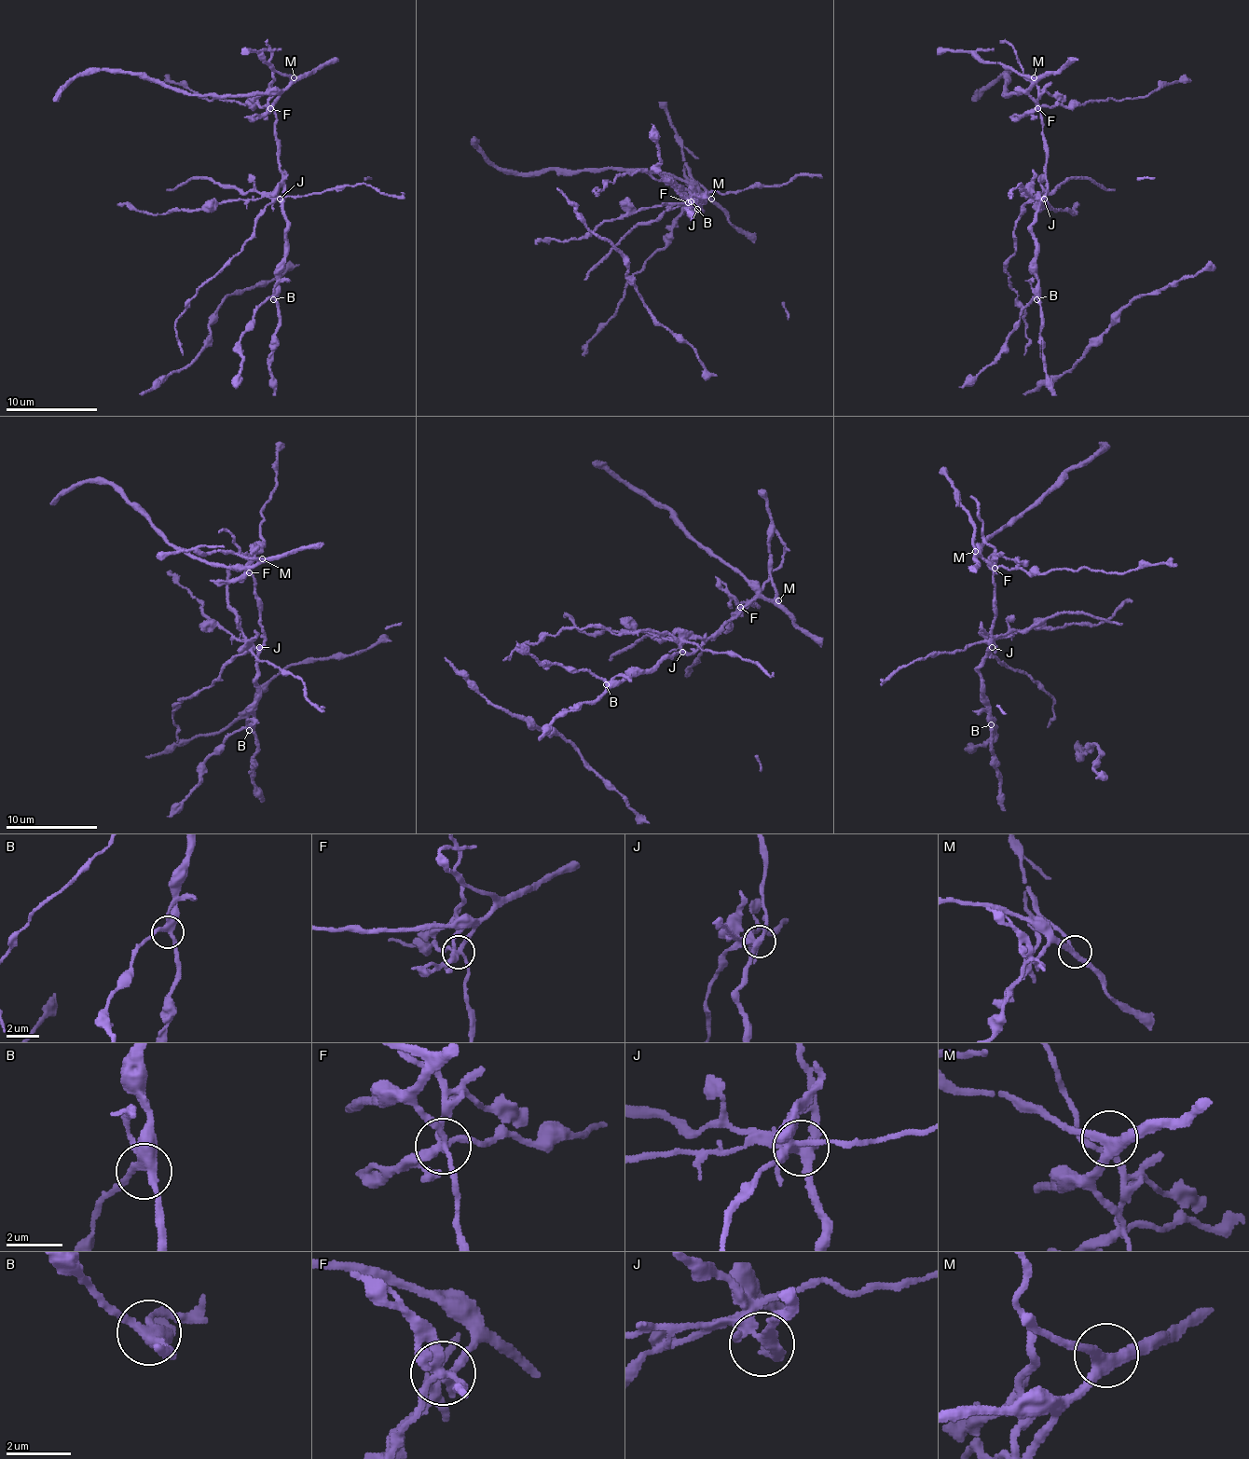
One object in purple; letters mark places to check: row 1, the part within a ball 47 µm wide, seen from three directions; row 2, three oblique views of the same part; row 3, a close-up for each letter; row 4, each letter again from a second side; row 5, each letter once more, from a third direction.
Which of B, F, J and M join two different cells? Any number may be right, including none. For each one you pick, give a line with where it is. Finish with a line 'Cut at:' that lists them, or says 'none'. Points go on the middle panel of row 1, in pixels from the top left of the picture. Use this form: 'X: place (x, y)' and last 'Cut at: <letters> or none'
F: place (688, 202)
J: place (697, 209)
Cut at: F, J

